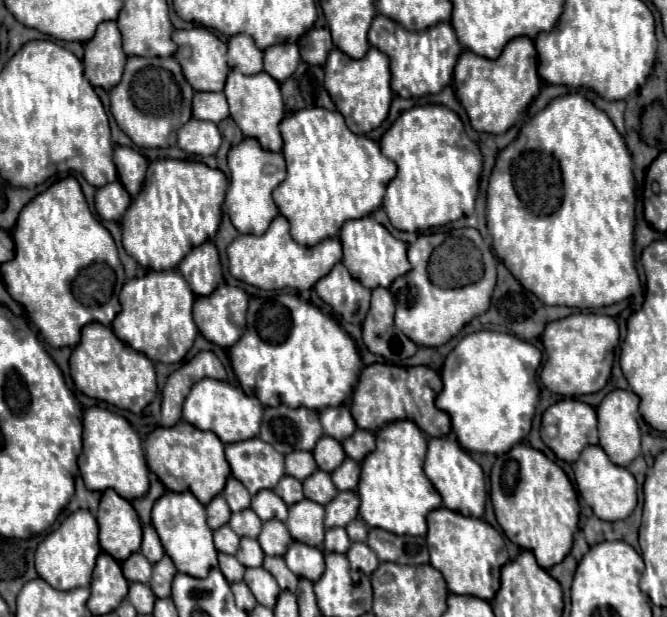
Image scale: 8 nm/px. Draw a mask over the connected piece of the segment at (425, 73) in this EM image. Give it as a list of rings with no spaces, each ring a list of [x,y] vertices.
[[[376,15],[368,31],[368,41],[372,47],[388,55],[390,71],[392,71],[392,91],[406,99],[434,95],[434,93],[440,93],[446,85],[450,85],[454,63],[462,53],[462,47],[450,23],[438,23],[428,31],[412,33],[412,31],[406,31],[400,23],[384,15]]]

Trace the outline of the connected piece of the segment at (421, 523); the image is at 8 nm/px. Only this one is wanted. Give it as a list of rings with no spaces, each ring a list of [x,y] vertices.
[[[412,421],[388,423],[376,431],[376,449],[362,461],[358,485],[360,517],[370,527],[392,531],[394,535],[426,535],[426,515],[442,505],[440,493],[424,475],[426,435]]]

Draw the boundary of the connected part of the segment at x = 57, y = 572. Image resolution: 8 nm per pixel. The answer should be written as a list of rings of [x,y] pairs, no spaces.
[[[80,509],[72,513],[56,531],[52,531],[36,549],[36,573],[48,585],[58,591],[70,591],[76,587],[88,587],[92,579],[92,571],[96,565],[96,557],[100,555],[98,543],[98,523],[90,511]]]

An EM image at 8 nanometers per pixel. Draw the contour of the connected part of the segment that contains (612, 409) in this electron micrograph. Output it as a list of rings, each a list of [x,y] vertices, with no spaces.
[[[614,389],[604,397],[600,407],[596,409],[598,420],[598,435],[600,435],[600,447],[604,447],[606,455],[612,459],[612,463],[620,463],[622,467],[636,459],[640,453],[640,418],[638,407],[640,399],[634,391],[622,391]]]

